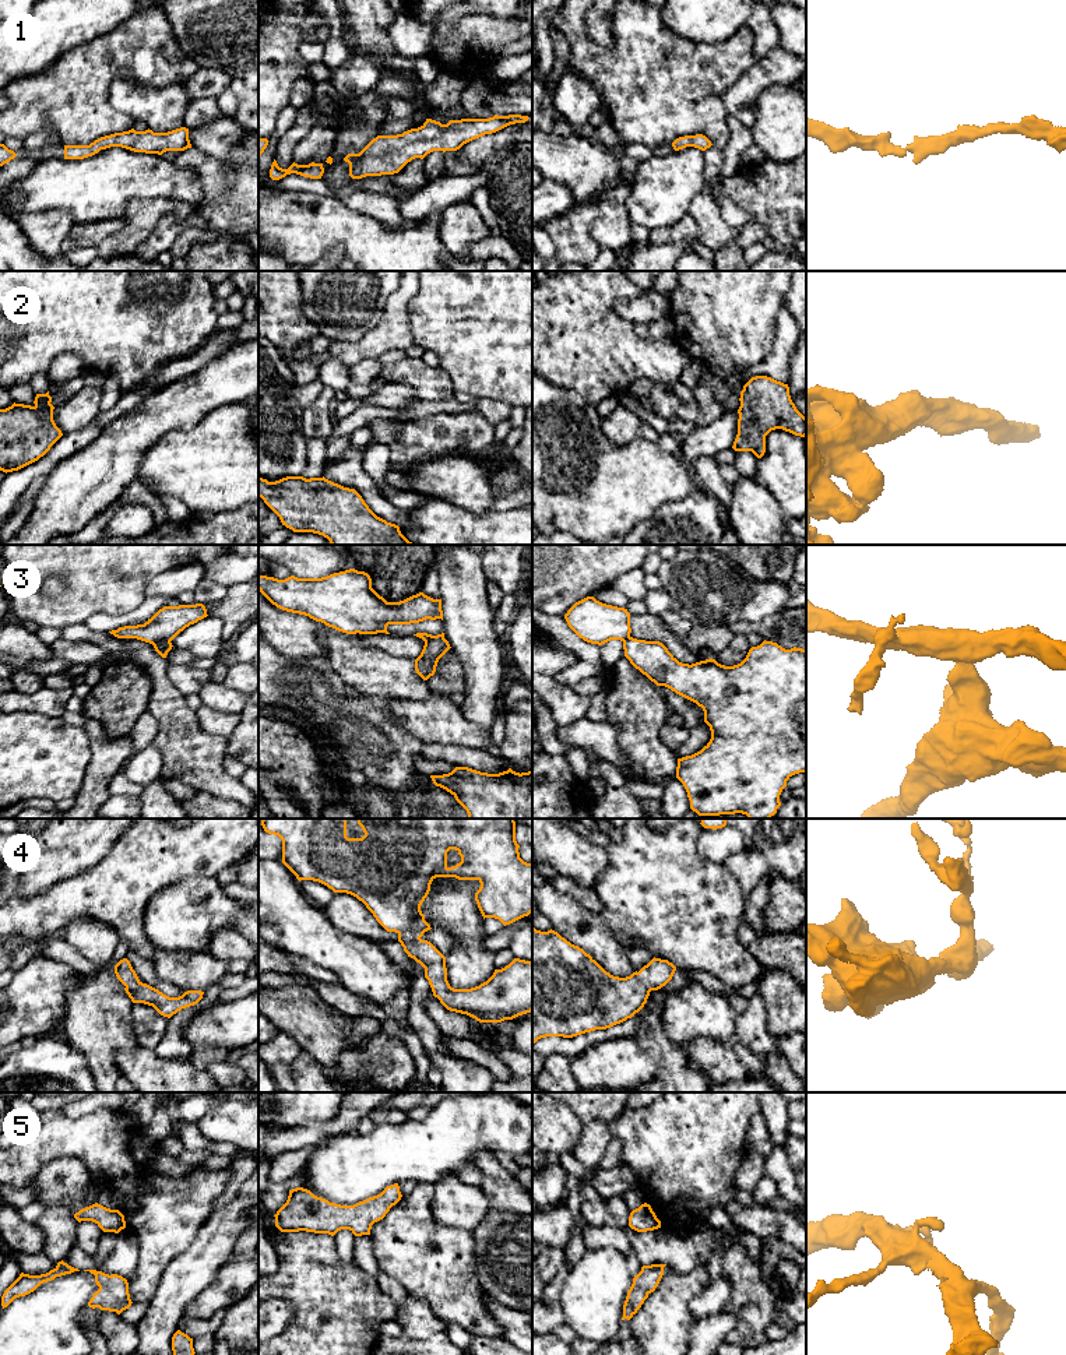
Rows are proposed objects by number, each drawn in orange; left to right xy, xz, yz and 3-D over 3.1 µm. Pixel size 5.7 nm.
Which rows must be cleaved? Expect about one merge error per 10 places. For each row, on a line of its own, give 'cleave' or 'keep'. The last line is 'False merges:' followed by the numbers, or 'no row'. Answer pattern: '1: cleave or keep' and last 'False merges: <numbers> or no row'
1: keep
2: keep
3: cleave
4: keep
5: keep
False merges: 3

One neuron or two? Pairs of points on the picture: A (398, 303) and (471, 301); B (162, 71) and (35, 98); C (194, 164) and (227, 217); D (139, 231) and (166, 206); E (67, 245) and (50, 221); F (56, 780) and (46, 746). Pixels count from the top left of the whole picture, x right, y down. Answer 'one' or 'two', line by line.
A: two
B: one
C: one
D: one
E: two
F: one

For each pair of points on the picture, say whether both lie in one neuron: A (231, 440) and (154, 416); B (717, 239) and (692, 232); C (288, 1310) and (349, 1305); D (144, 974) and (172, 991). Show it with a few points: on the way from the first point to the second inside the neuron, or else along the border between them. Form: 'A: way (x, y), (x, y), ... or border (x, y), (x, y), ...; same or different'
A: border (218, 408), (189, 429), (169, 430), (161, 439); different
B: border (690, 214), (699, 233), (695, 238), (667, 242); different
C: border (273, 1298), (289, 1301), (298, 1310); different
D: way (151, 978), (165, 988); same

